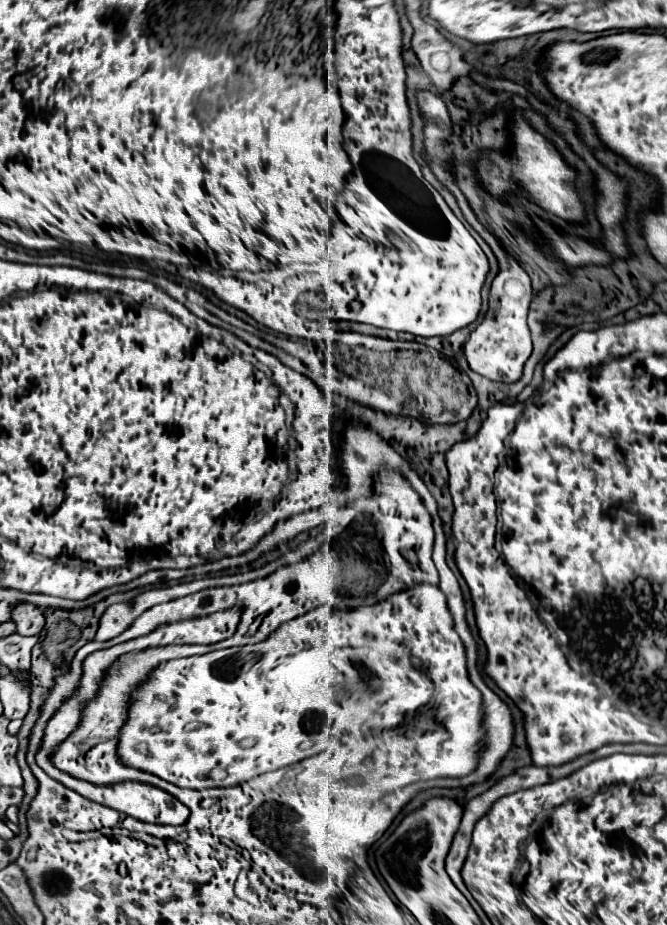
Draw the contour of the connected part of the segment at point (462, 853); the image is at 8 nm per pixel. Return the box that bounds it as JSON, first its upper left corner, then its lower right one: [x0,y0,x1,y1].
[447,832,473,904]

